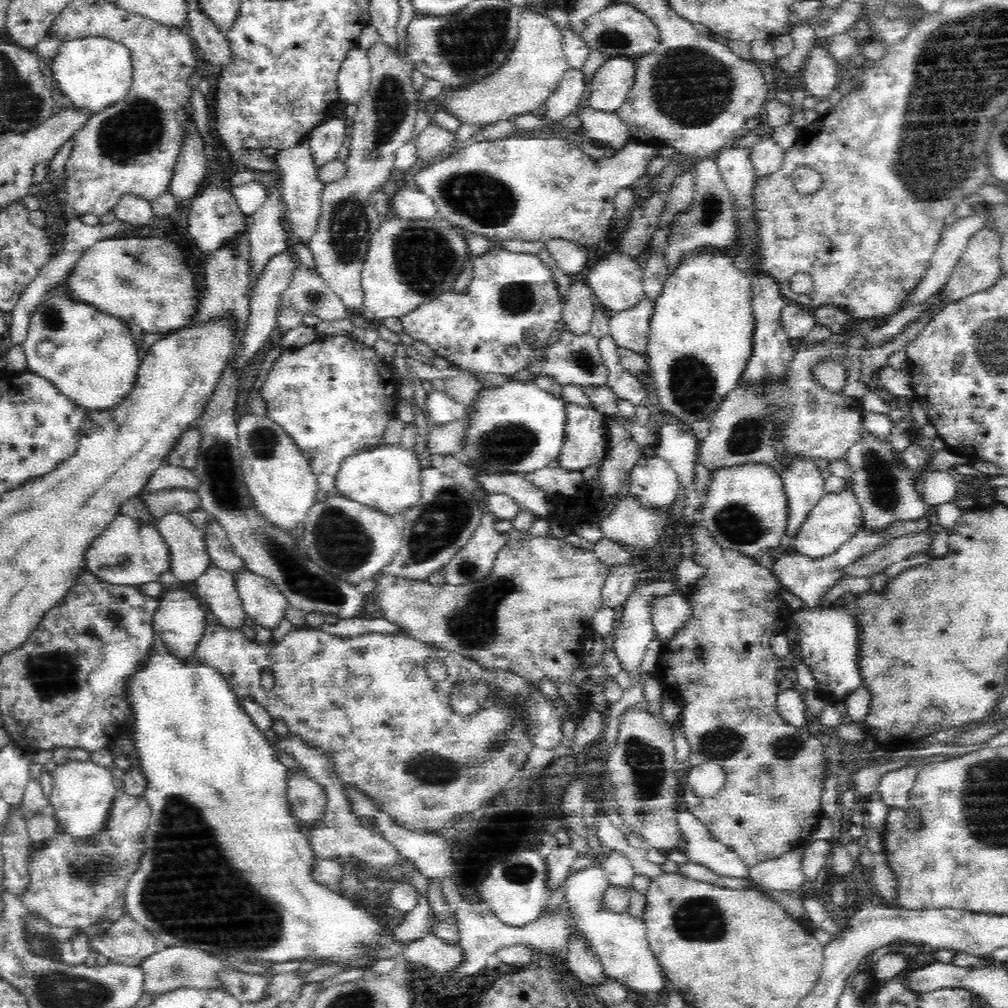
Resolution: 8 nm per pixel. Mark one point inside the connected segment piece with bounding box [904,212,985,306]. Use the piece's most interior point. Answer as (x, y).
(954, 239)

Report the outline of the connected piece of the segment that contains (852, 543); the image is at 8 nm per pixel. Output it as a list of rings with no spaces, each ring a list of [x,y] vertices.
[[[860,529],[856,534],[846,540],[842,546],[838,546],[833,554],[824,557],[810,557],[804,554],[789,554],[775,560],[772,566],[774,576],[783,584],[784,590],[791,592],[802,600],[802,609],[815,609],[822,596],[826,594],[843,577],[843,573],[850,564],[871,554],[874,549],[884,544],[884,537],[876,535],[866,529]]]

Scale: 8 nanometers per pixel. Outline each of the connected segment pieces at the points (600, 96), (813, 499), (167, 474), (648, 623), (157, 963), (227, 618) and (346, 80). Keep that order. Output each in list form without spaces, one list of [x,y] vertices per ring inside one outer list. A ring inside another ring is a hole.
[[[609,57],[602,64],[590,86],[588,107],[602,112],[616,112],[624,104],[635,82],[632,58]]]
[[[798,457],[790,468],[780,474],[788,503],[788,520],[784,528],[784,534],[788,536],[795,536],[810,510],[827,494],[825,478],[822,478],[818,469],[814,461]]]
[[[164,465],[152,473],[152,478],[143,490],[154,493],[174,488],[186,488],[192,492],[197,492],[200,488],[200,479],[194,474],[193,469]]]
[[[663,576],[662,579],[658,581],[641,581],[636,583],[628,600],[617,609],[618,618],[615,622],[615,629],[613,630],[614,636],[616,636],[616,638],[614,638],[613,650],[621,663],[621,668],[624,669],[626,673],[634,675],[640,670],[647,646],[656,636],[656,633],[654,633],[654,625],[652,625],[650,600],[652,600],[652,598],[658,598],[658,596],[666,596],[666,594],[670,594],[670,592],[674,592],[674,590],[684,597],[688,594],[690,587],[678,587],[674,585],[673,582],[670,582],[667,576]]]
[[[167,947],[165,950],[155,952],[147,960],[144,960],[141,966],[146,973],[144,993],[150,993],[152,998],[160,996],[168,990],[184,988],[184,986],[203,988],[204,990],[218,990],[217,973],[230,968],[229,966],[222,966],[218,956],[214,956],[214,960],[212,960],[212,956],[208,952],[184,947]]]
[[[216,565],[204,570],[196,580],[196,592],[220,624],[241,628],[246,624],[247,614],[242,608],[234,575]]]
[[[356,44],[346,52],[340,64],[337,84],[341,102],[355,105],[369,90],[371,84],[371,62],[367,51]]]

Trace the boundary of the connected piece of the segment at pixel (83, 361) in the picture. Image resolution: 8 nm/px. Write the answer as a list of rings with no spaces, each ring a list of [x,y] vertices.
[[[69,276],[65,280],[63,278],[58,280],[58,285],[40,300],[40,304],[30,318],[28,337],[23,343],[27,372],[47,378],[64,396],[88,411],[112,408],[114,404],[124,400],[124,396],[132,390],[141,360],[138,357],[138,345],[132,338],[130,327],[124,321],[110,316],[83,300],[73,298],[67,288],[68,281]]]

